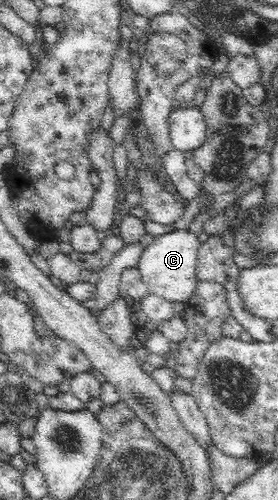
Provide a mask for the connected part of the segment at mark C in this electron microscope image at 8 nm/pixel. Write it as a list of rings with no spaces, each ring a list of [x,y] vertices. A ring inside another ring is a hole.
[[[175,229],[168,233],[154,236],[152,243],[143,246],[136,269],[149,293],[164,297],[172,303],[189,299],[195,291],[196,263],[200,247],[197,235],[188,229]]]

